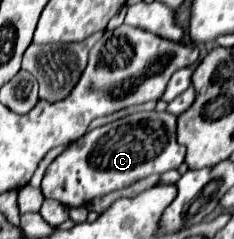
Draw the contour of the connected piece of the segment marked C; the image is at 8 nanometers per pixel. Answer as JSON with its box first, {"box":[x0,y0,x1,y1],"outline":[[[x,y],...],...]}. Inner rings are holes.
{"box":[44,112,186,208],"outline":[[[134,112],[112,124],[96,128],[72,142],[46,170],[44,198],[78,208],[114,190],[122,190],[150,174],[162,174],[184,162],[186,148],[176,142],[176,116],[170,112]]]}

